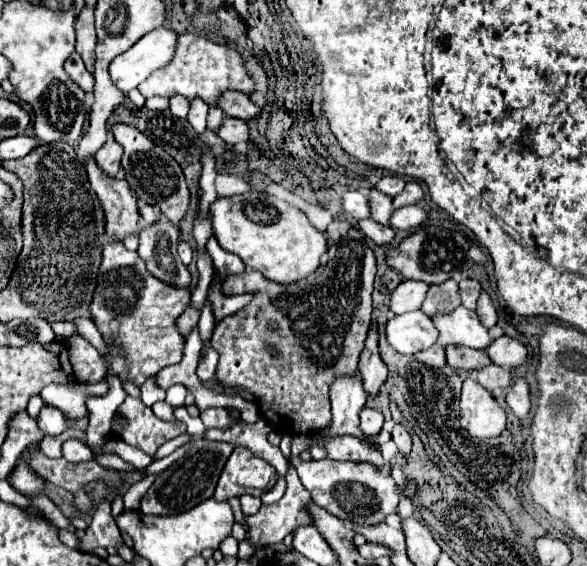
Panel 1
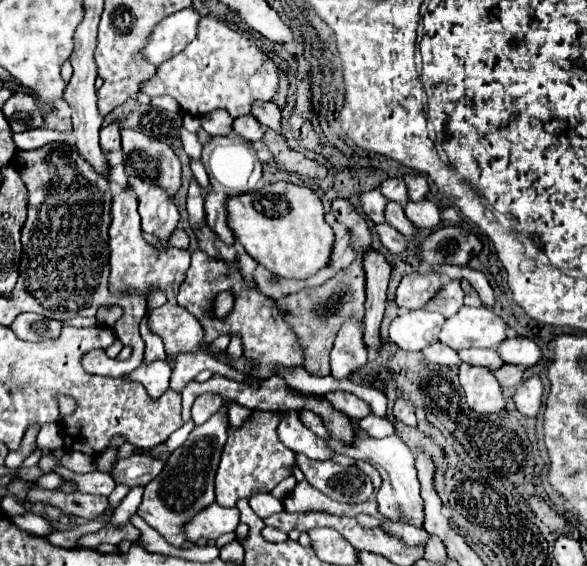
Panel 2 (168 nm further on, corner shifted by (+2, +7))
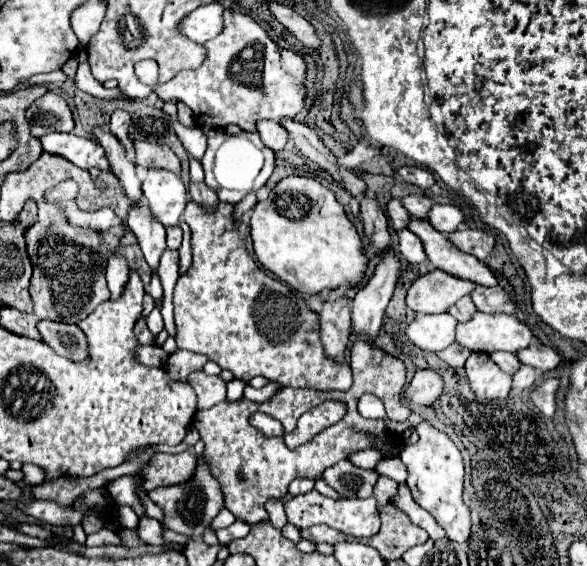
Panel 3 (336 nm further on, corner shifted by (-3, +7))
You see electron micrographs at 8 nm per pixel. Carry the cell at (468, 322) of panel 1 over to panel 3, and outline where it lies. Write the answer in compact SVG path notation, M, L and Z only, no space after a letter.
M475 312L475 316L467 322L457 324L457 336L455 342L469 348L471 352L497 352L497 350L505 350L505 352L517 352L521 348L527 348L533 342L533 334L531 330L519 322L517 316L513 314L483 314L483 312Z

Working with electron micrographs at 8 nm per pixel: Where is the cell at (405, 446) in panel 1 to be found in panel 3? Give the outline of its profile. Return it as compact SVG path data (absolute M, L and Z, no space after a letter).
M417 370L405 388L405 400L415 406L431 406L443 392L443 380L435 370Z

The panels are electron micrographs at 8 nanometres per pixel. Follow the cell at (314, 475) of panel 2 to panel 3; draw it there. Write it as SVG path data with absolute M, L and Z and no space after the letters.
M341 460L323 472L327 486L343 494L345 498L369 498L373 494L377 478L379 474L375 470L363 470L347 460Z

